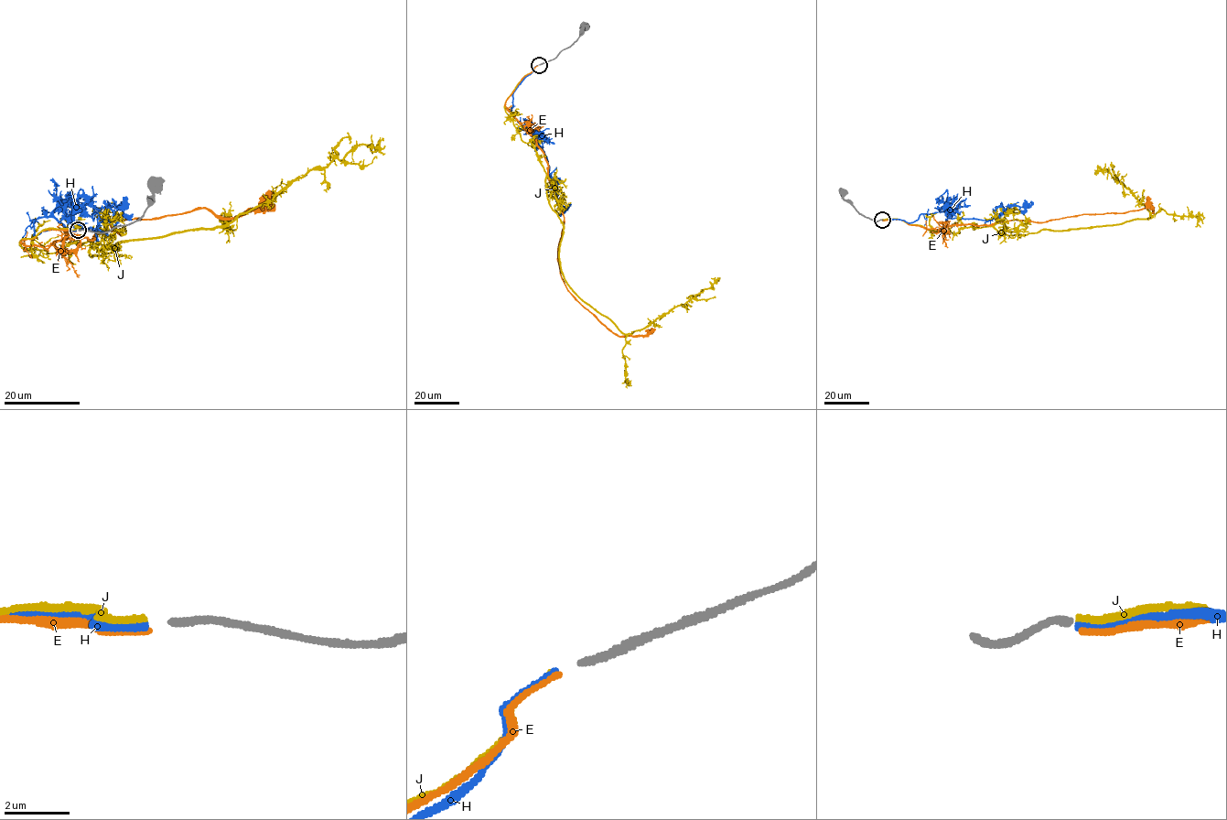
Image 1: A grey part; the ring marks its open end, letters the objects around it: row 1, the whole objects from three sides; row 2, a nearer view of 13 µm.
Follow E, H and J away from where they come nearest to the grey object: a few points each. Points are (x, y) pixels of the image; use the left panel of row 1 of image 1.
E: (77, 231), (21, 242), (47, 249), (121, 234), (113, 221), (196, 209), (238, 218), (265, 199), (263, 210)
H: (75, 230), (35, 235), (31, 221), (53, 216), (66, 227), (95, 230), (109, 206), (119, 209), (112, 199)
J: (75, 230), (19, 244), (49, 253), (91, 241), (91, 256), (220, 227), (358, 145), (385, 154)

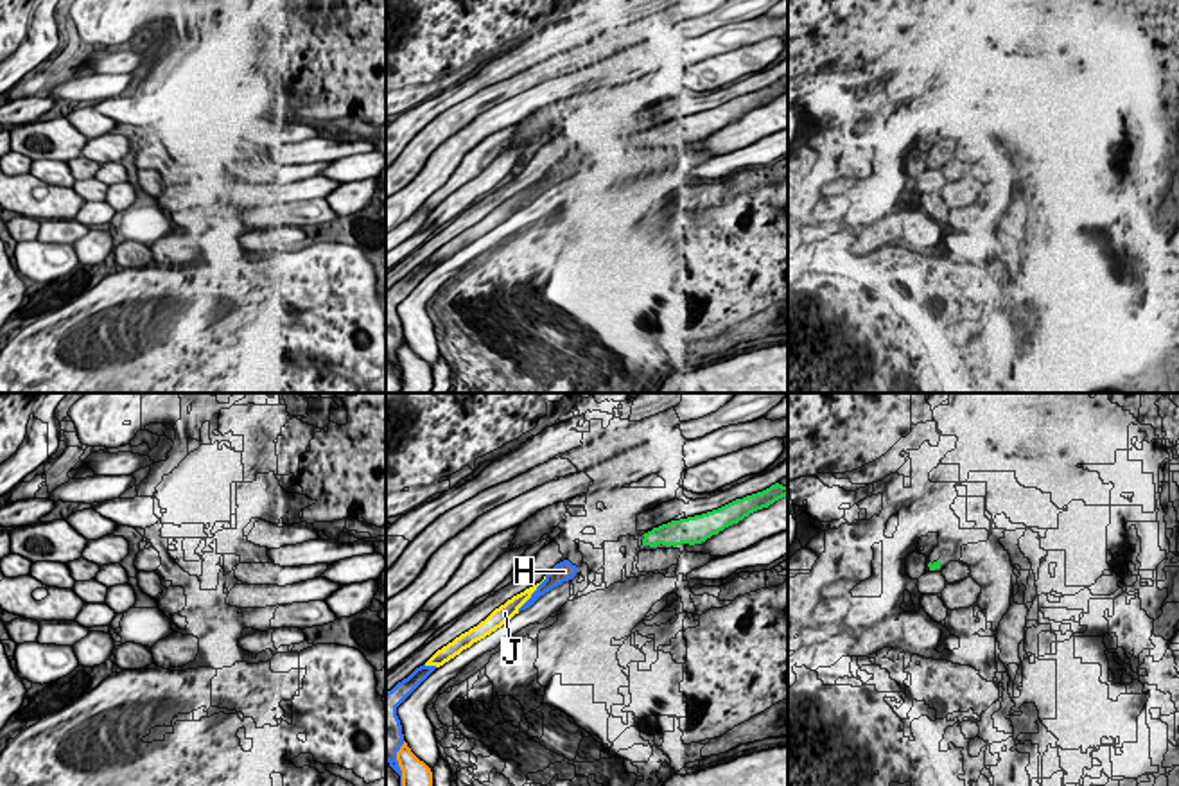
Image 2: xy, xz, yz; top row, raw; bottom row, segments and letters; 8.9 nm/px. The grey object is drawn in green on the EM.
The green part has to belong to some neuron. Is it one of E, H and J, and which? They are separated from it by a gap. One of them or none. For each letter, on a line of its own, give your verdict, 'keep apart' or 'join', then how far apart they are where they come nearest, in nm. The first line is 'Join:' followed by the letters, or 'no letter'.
Join: H
E: keep apart; gap 2750 nm
H: join; gap 650 nm
J: keep apart; gap 950 nm

